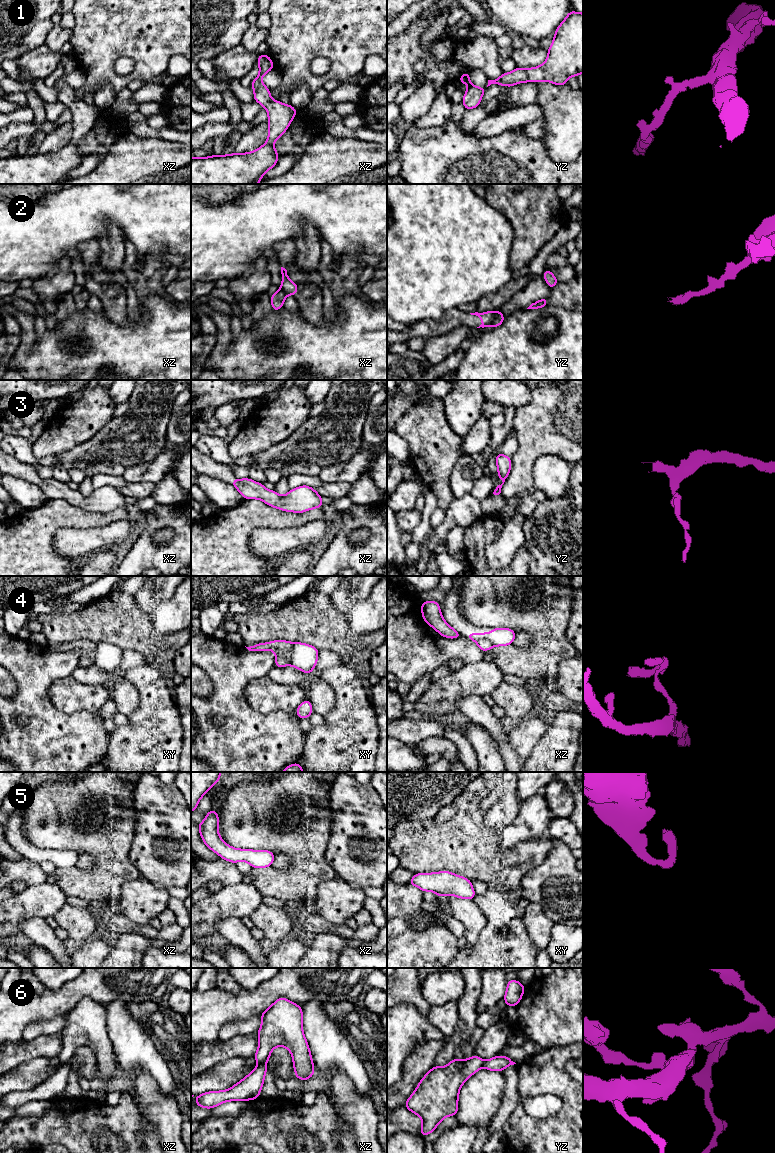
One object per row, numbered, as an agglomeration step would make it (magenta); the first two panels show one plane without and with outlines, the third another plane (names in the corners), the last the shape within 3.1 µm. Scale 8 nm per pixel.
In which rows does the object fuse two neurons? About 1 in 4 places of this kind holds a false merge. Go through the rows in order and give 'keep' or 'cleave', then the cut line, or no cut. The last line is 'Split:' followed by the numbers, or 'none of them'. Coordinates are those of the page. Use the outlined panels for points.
1: keep | no cut
2: cleave | yz (495, 312), (490, 326)
3: keep | no cut
4: cleave | xy (293, 643), (292, 650), (285, 656), (277, 659)
5: keep | no cut
6: cleave | xz (265, 1062), (259, 1064)
Split: 2, 4, 6

